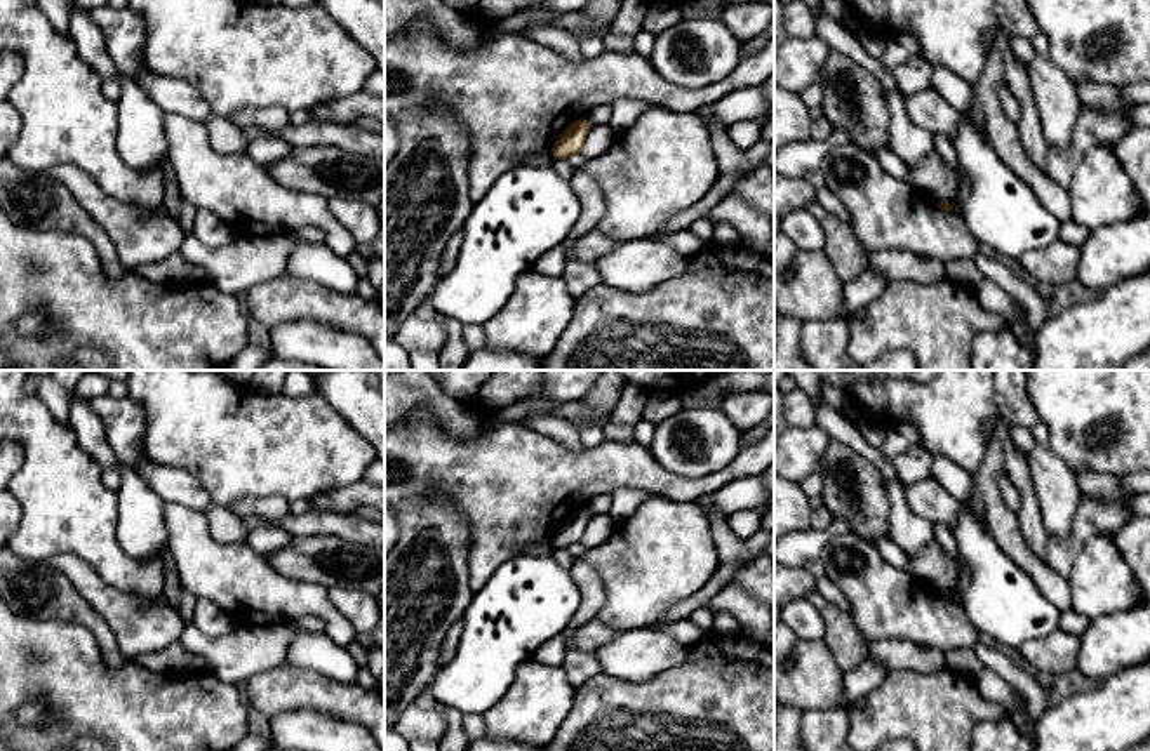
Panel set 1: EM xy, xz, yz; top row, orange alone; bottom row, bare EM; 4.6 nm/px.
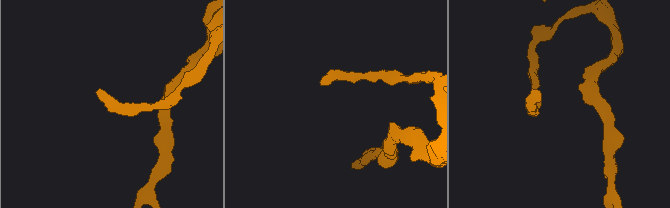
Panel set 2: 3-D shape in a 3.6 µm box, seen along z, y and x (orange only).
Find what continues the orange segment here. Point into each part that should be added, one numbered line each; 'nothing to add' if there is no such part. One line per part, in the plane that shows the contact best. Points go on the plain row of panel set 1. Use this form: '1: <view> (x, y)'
nothing to add

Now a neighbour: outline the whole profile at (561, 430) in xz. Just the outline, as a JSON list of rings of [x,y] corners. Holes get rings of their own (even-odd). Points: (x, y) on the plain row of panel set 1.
[[[539,414],[539,415],[532,415],[529,419],[529,426],[539,433],[560,442],[571,452],[579,452],[583,449],[578,429],[565,419]]]

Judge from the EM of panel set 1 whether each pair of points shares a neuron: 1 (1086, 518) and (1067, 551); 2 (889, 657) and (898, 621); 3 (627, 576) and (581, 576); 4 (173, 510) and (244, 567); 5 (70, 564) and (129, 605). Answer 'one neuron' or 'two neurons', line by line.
1: one neuron
2: two neurons
3: two neurons
4: one neuron
5: one neuron

